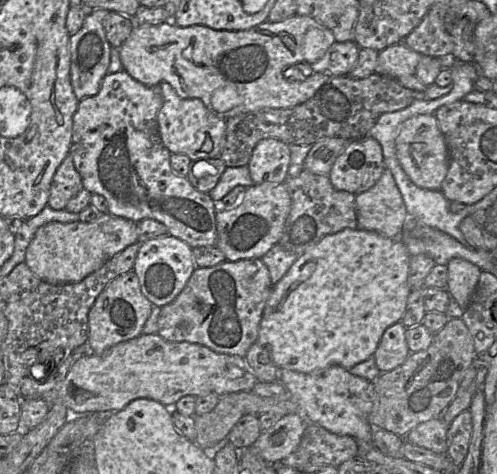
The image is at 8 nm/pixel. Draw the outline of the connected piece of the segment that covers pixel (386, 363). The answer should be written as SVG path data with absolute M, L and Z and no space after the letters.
M397 322L384 331L373 355L376 366L381 373L401 366L410 355L406 330L407 328L402 322Z

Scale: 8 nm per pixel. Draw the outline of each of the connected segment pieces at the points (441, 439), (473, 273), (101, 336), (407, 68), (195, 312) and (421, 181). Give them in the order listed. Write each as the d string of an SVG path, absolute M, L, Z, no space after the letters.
M440 417L421 423L406 435L406 441L438 454L447 454L449 425Z
M461 258L450 260L447 269L446 289L457 304L465 310L477 288L481 269Z
M133 270L112 280L96 298L88 314L90 353L103 355L114 345L142 334L143 326L151 314L153 304L143 295Z
M403 42L378 51L375 73L398 79L415 75L421 53L408 48Z
M260 258L242 259L238 261L225 260L212 267L196 267L181 293L171 303L161 307L158 317L158 335L171 342L197 343L204 345L217 353L244 357L250 346L257 341L264 307L270 296L272 287L273 285L271 283L269 270Z
M421 114L406 120L398 131L395 152L403 171L416 186L441 191L448 172L449 153L435 115Z

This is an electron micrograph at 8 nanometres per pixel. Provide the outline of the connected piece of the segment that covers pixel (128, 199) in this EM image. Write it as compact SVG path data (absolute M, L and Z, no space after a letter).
M126 71L107 74L99 92L79 101L73 116L70 155L82 178L84 189L102 195L113 216L138 223L154 219L167 228L168 234L186 242L191 248L215 246L217 242L216 213L219 205L208 193L198 191L188 178L176 175L170 164L171 152L162 143L157 116L162 106L159 86L148 87Z

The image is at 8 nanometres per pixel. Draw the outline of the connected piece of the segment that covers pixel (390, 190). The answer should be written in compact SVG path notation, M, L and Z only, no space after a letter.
M387 168L373 187L355 196L355 207L359 229L399 239L408 215L401 193Z

